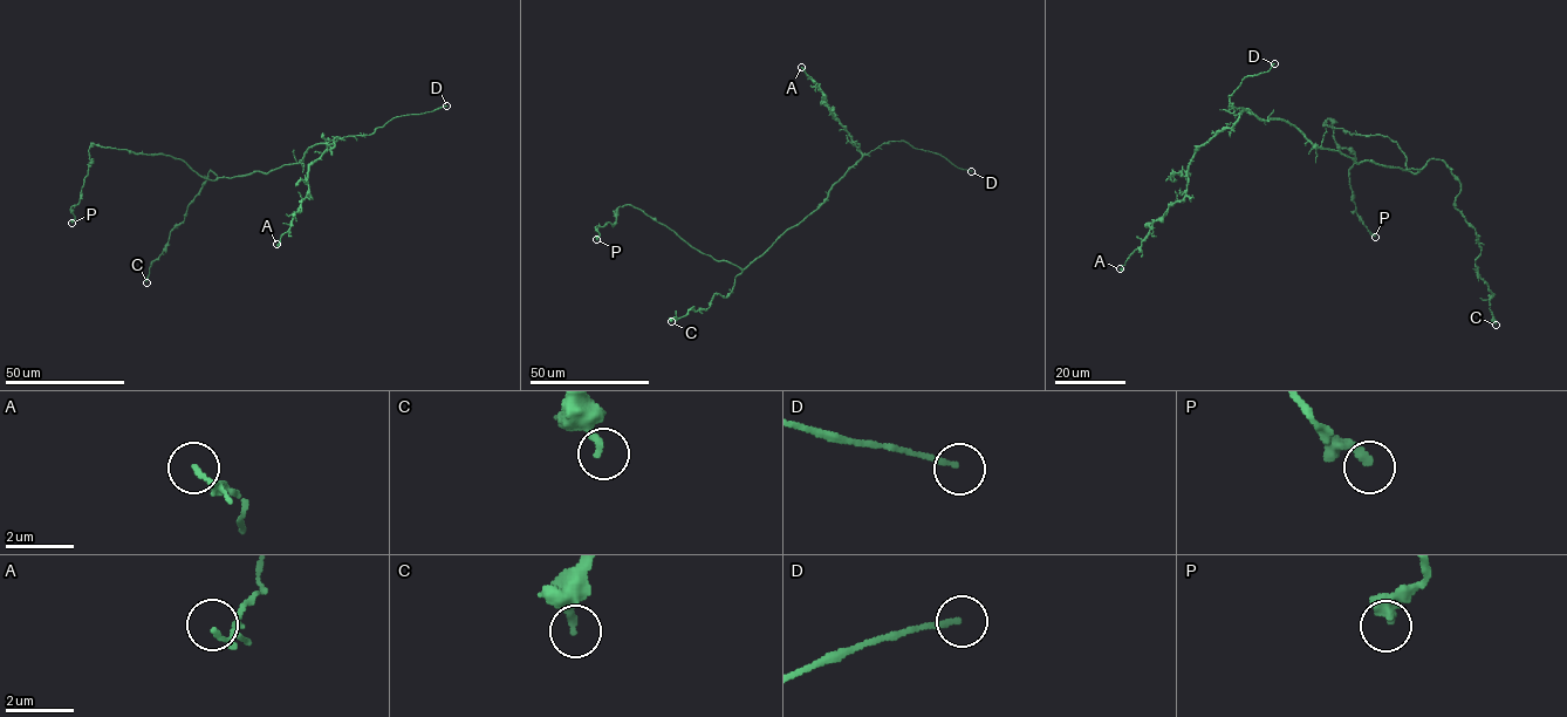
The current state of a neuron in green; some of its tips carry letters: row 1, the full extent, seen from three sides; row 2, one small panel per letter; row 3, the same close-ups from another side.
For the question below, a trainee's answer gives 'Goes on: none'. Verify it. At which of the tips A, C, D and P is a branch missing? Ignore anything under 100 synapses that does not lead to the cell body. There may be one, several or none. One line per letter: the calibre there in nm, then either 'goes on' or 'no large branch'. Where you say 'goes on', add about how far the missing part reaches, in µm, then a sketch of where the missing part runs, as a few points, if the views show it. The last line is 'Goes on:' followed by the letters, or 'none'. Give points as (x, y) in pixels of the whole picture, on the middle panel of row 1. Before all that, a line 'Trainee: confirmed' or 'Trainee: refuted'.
Trainee: refuted
A: 110 nm thick; no large branch
C: 240 nm thick; no large branch
D: 150 nm thick; goes on; about 5 µm are missing
P: 240 nm thick; no large branch
Goes on: D

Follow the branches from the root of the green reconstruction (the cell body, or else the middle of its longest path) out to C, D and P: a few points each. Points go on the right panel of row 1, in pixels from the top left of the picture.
C: (1380, 165), (1421, 169), (1439, 158), (1459, 182), (1455, 207), (1477, 236), (1476, 266), (1491, 292), (1496, 325)
D: (1380, 165), (1316, 148), (1284, 121), (1259, 120), (1229, 107), (1229, 96), (1245, 77), (1274, 63)
P: (1380, 165), (1418, 170), (1387, 137), (1323, 124), (1355, 157), (1354, 211), (1375, 237)

